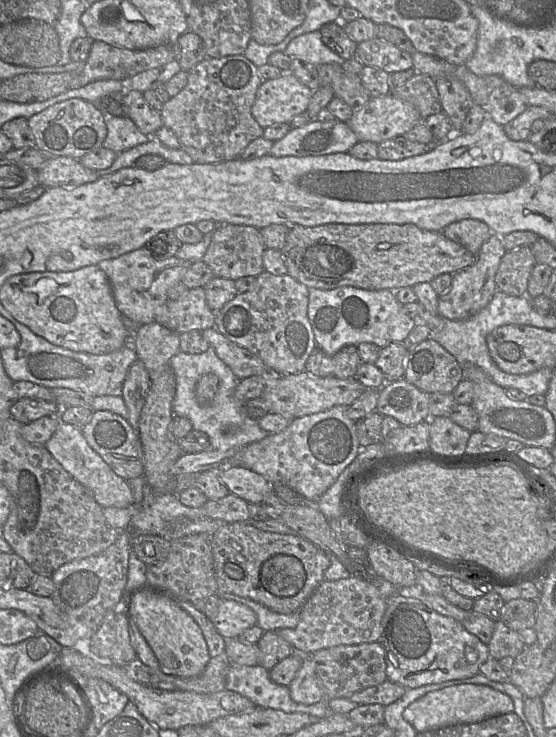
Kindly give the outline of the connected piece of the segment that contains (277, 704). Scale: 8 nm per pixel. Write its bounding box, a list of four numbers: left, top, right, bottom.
[226,663,332,717]

